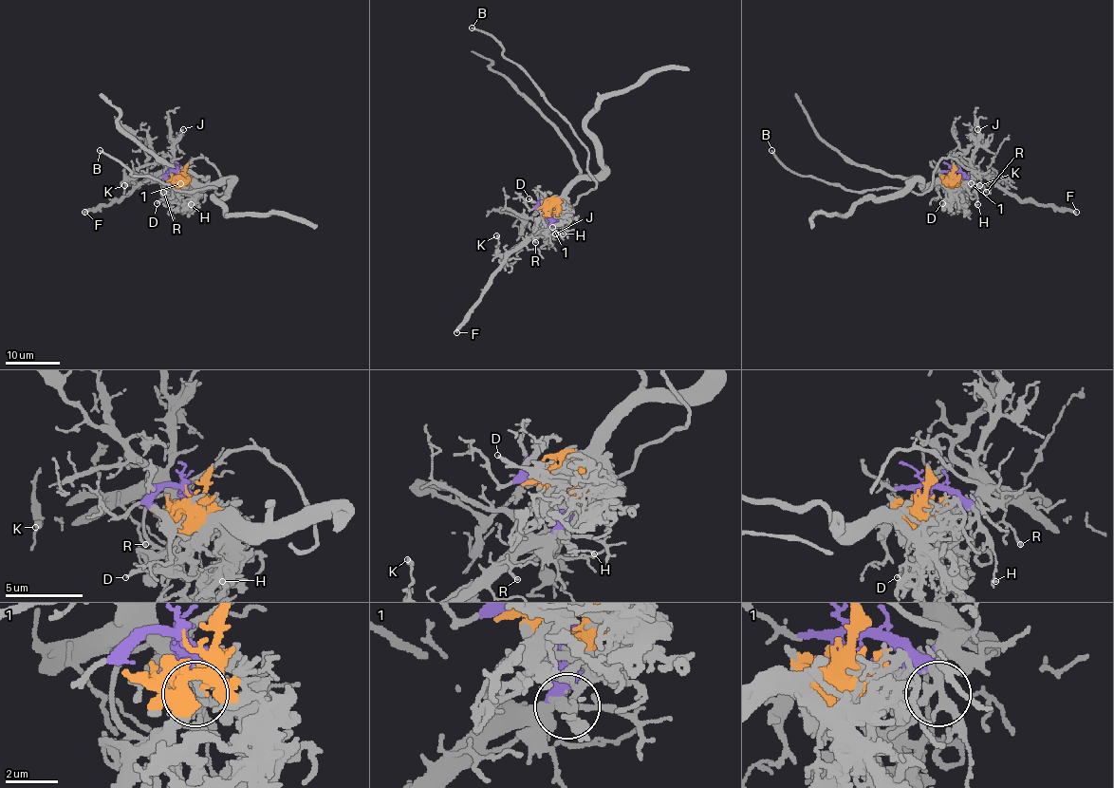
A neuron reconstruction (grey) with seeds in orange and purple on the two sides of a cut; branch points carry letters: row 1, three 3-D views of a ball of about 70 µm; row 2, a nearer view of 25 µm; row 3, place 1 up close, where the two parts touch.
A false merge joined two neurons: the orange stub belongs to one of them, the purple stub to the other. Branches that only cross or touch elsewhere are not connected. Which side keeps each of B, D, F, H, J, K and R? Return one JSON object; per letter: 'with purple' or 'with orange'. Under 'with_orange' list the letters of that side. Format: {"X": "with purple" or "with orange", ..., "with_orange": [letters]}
{"B": "with purple", "D": "with orange", "F": "with purple", "H": "with purple", "J": "with purple", "K": "with purple", "R": "with purple", "with_orange": ["D"]}

